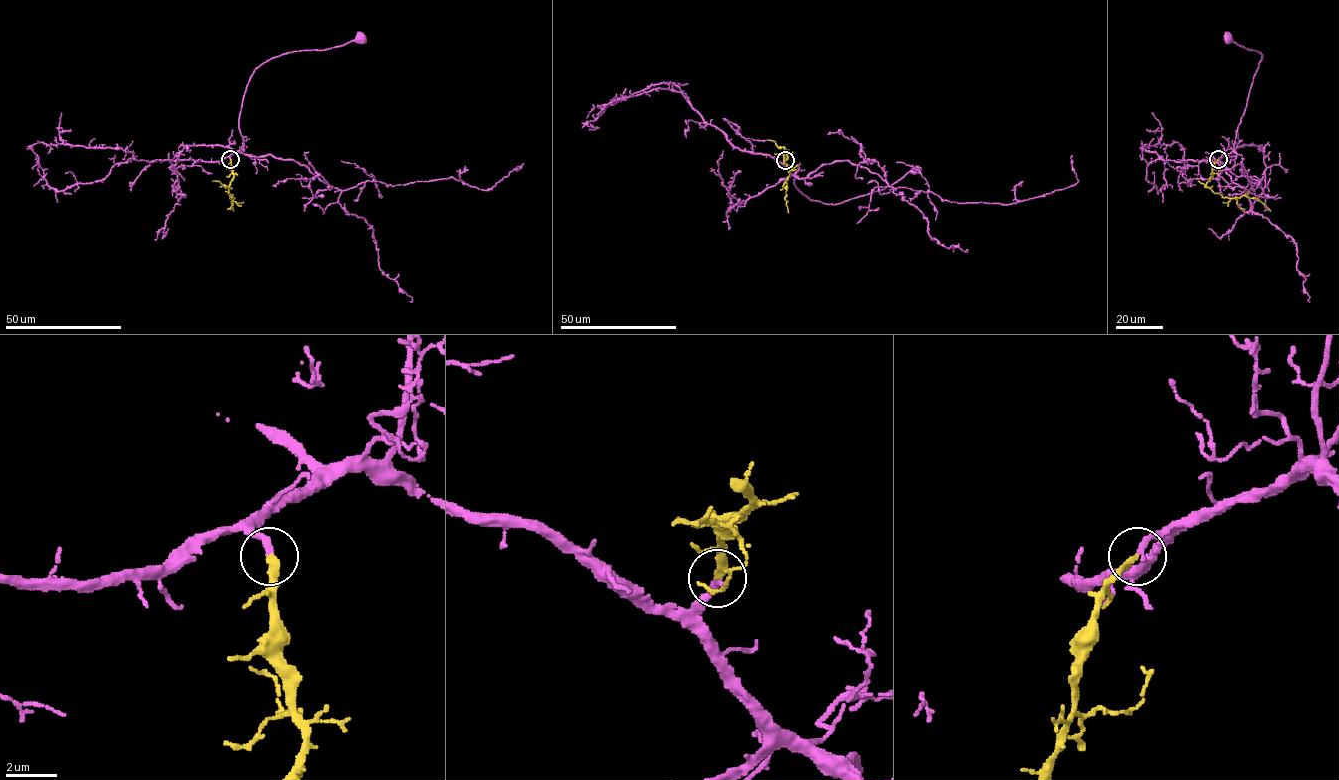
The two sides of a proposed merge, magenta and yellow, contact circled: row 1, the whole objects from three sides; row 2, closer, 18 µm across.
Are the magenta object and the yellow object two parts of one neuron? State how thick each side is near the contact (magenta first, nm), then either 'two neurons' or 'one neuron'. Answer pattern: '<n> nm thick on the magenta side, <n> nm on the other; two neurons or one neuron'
280 nm thick on the magenta side, 240 nm on the other; one neuron

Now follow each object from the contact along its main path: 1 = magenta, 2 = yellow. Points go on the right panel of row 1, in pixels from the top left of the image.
1: (1218, 159), (1234, 150), (1238, 125), (1262, 59), (1259, 51), (1237, 45), (1228, 37)
2: (1218, 159), (1206, 186), (1223, 197), (1257, 198), (1271, 211)

